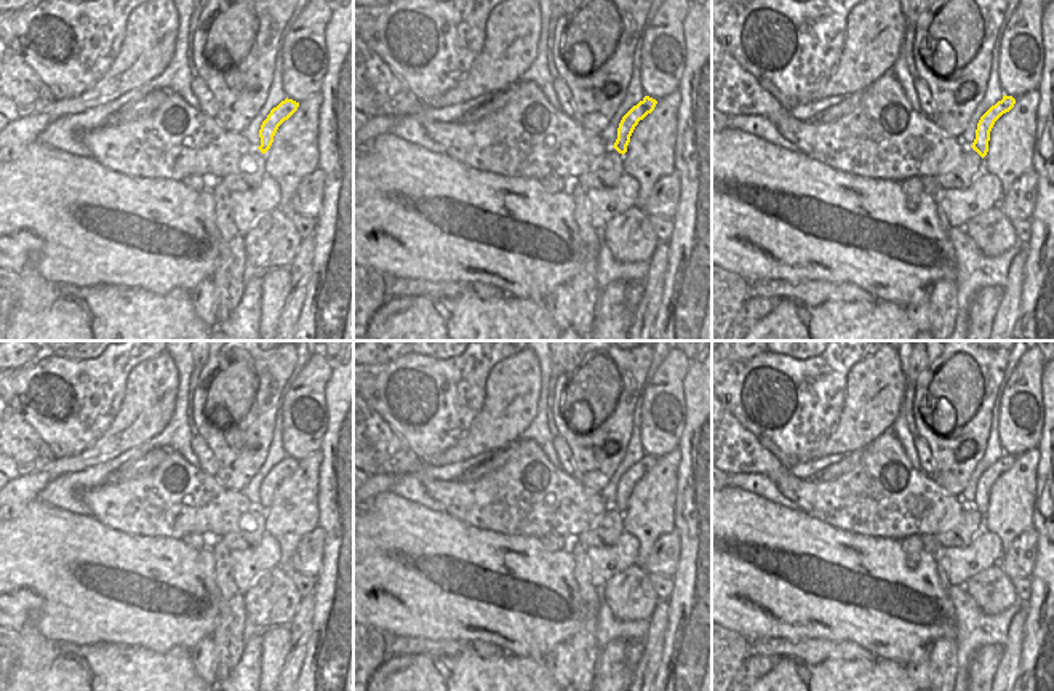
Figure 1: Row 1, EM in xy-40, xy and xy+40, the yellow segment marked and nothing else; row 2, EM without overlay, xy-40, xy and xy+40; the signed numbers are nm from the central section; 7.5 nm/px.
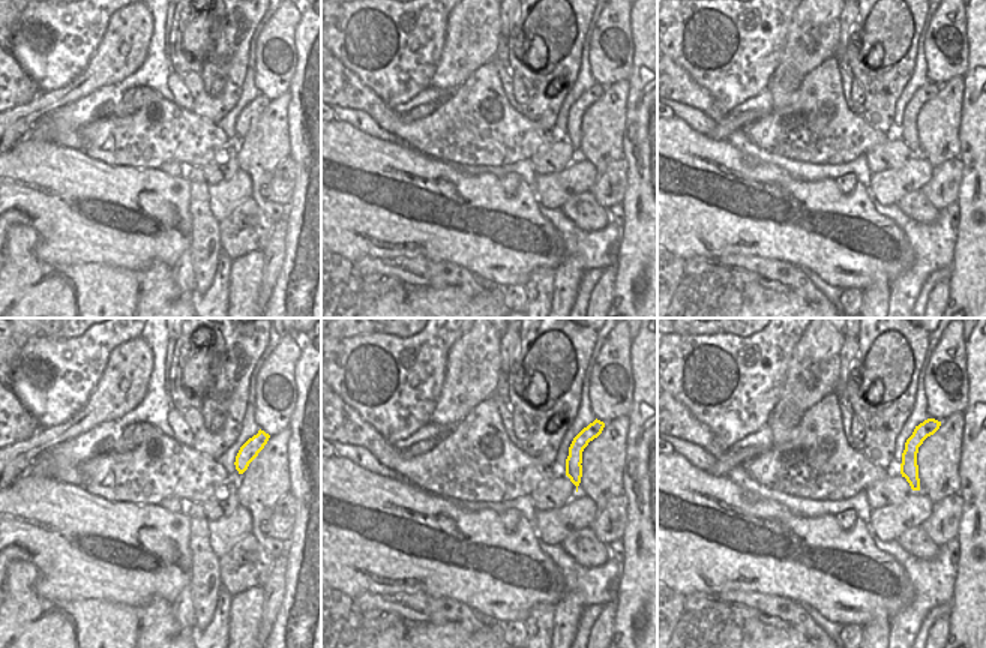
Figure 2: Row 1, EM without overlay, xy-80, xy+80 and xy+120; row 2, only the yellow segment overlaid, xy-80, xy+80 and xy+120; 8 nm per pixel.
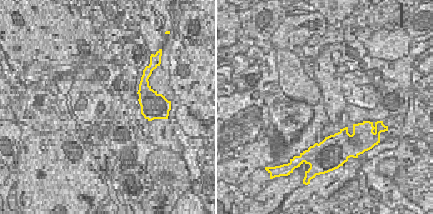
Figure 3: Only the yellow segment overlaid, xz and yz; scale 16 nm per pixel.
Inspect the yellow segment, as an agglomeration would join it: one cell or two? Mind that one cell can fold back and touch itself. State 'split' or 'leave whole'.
leave whole

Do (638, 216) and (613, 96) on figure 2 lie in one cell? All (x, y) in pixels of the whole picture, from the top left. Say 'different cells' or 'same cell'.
different cells

